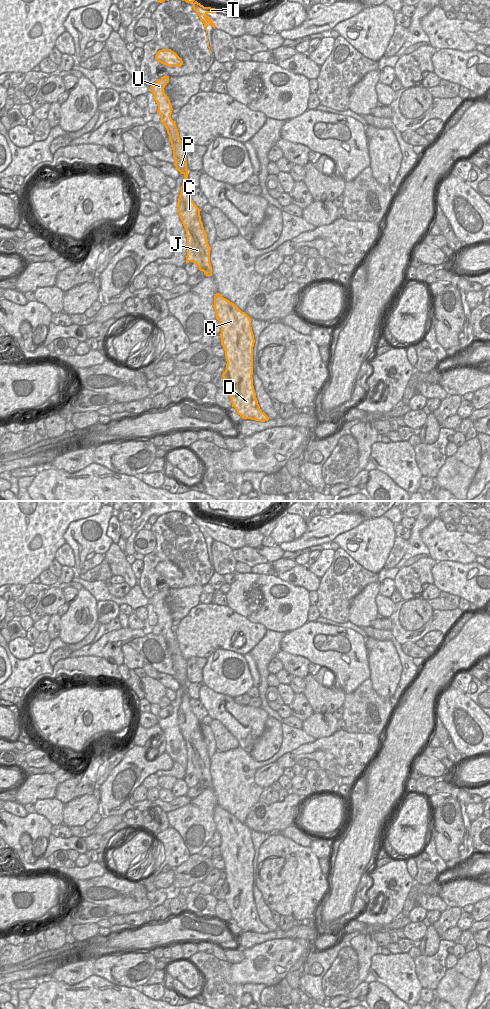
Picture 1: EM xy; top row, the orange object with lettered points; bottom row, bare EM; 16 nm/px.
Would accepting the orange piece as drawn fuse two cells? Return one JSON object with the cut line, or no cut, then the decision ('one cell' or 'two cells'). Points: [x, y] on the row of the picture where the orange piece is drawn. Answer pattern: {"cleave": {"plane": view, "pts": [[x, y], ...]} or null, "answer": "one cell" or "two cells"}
{"cleave": null, "answer": "one cell"}

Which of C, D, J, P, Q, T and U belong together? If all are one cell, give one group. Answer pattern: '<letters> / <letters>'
C D J P Q T U

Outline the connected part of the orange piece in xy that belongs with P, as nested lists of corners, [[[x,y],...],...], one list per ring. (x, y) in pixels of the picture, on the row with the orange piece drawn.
[[[163,76],[151,87],[154,100],[158,105],[157,113],[161,116],[161,123],[165,126],[173,149],[174,166],[184,175],[184,182],[178,198],[177,207],[180,219],[186,230],[187,256],[186,263],[195,263],[200,271],[207,276],[212,276],[210,263],[210,250],[207,234],[201,221],[200,211],[193,202],[189,193],[188,170],[186,153],[187,148],[182,144],[175,121],[172,120],[172,106],[169,97],[164,93],[164,88],[169,82],[169,76]]]

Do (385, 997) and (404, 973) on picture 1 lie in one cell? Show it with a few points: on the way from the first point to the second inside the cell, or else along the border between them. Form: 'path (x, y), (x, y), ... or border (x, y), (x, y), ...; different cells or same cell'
border (376, 980), (387, 986), (399, 998); different cells

